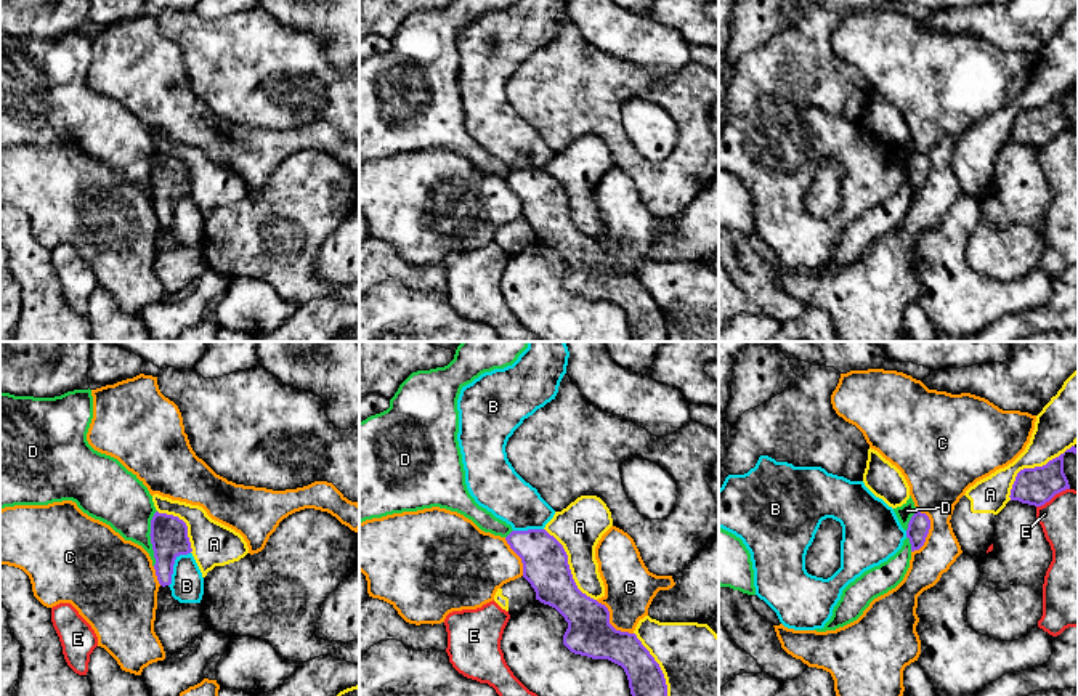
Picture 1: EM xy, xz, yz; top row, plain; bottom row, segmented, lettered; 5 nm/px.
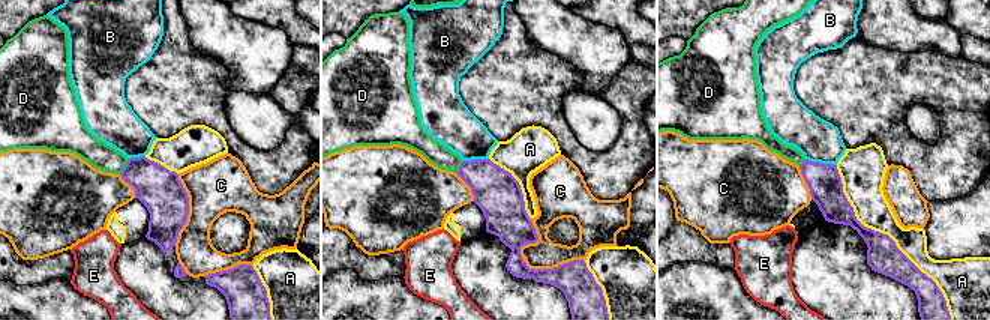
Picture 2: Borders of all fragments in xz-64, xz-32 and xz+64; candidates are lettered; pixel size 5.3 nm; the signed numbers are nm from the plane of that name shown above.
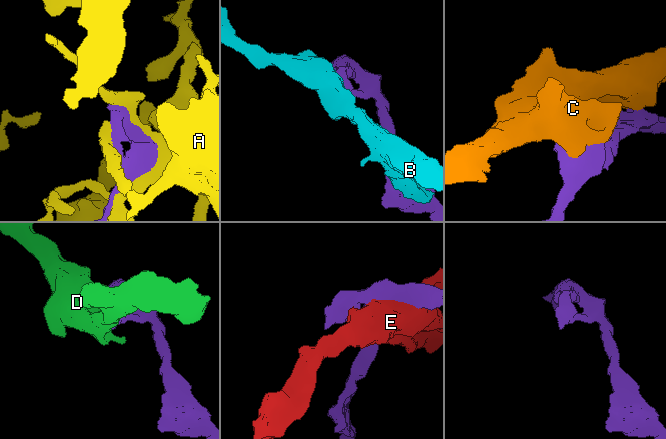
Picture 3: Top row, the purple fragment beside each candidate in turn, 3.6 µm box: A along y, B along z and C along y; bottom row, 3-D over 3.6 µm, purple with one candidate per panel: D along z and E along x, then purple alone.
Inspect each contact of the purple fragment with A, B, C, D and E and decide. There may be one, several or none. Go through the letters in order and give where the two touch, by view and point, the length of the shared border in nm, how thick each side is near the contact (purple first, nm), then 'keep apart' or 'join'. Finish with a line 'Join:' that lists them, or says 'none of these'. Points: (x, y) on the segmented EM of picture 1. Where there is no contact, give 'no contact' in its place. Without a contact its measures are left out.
A: yz (1032, 469) | 420 nm | 190/240 nm | keep apart
B: xy (172, 566) | 200 nm | 190/160 nm | keep apart
C: yz (928, 533) | 220 nm | 110/280 nm | keep apart
D: xy (151, 538) | 280 nm | 190/280 nm | keep apart
E: yz (1053, 496) | 190 nm | 190/340 nm | keep apart
Join: none of these

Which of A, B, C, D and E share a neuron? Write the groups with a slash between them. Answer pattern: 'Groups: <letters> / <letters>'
Groups: A / B / C / D / E

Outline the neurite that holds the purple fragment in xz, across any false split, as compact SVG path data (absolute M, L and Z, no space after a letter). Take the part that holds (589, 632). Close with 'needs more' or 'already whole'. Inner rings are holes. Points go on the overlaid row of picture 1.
M545 529L512 531L505 537L510 548L521 558L523 577L536 592L536 600L555 608L568 622L563 645L574 654L608 659L621 666L627 675L632 696L667 696L664 674L635 633L616 630L610 624L605 605L582 593L571 574L563 545Z; already whole

